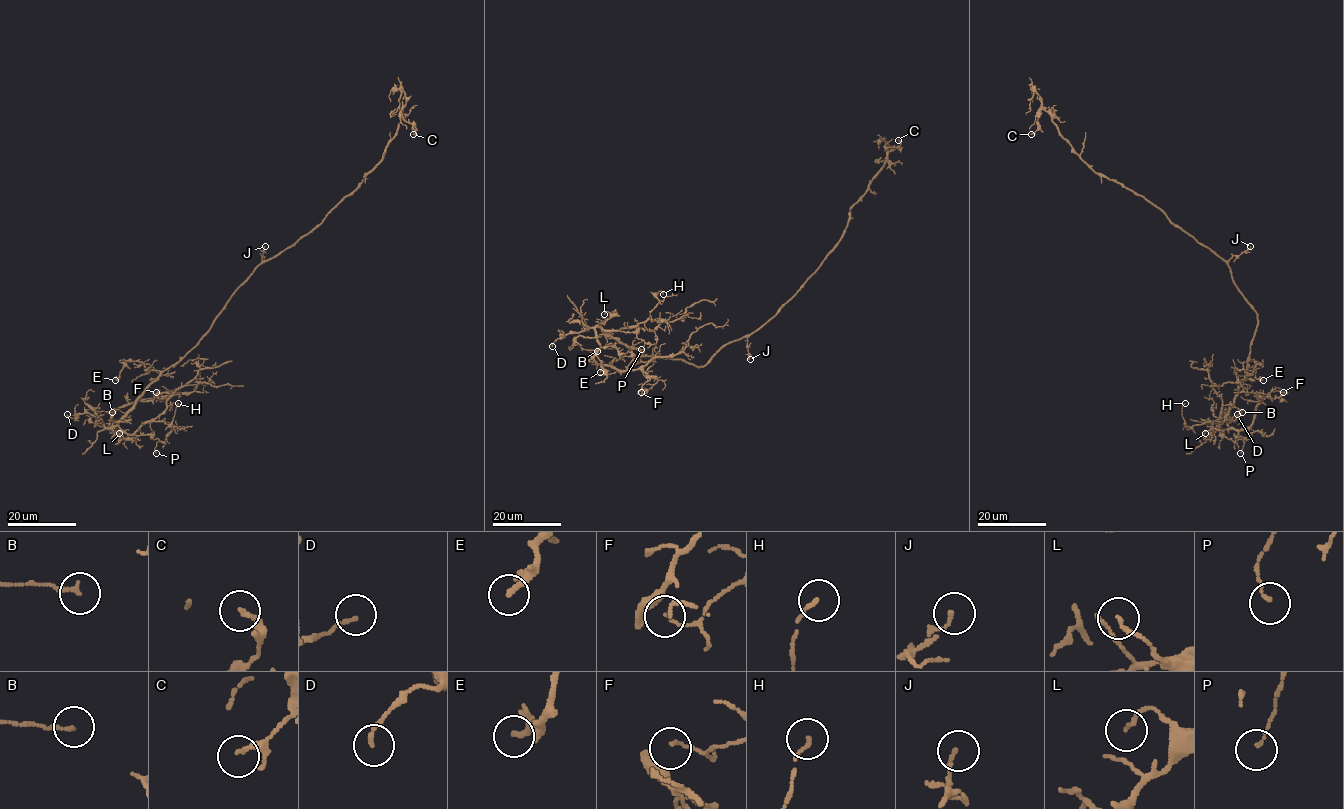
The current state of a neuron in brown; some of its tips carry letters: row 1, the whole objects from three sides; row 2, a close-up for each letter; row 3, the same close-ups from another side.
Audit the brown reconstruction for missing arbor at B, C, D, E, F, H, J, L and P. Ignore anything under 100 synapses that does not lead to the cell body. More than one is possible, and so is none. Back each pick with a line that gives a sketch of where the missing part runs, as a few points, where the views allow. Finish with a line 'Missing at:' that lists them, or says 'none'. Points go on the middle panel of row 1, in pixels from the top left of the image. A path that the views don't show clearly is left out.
Missing at: none

